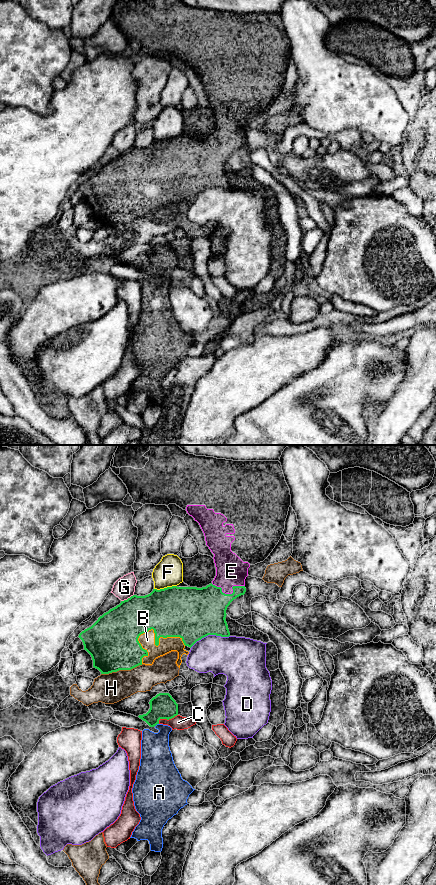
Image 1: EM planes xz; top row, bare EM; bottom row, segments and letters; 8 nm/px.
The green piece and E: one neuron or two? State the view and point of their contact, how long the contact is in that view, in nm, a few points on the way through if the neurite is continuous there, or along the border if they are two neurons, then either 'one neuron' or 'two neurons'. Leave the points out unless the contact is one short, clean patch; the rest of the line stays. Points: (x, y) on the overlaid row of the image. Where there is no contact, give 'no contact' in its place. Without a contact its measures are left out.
meets green in xz at (229, 594); contact 280 nm long; runs through xz (203, 610), (219, 594), (229, 594), (231, 571); one neuron

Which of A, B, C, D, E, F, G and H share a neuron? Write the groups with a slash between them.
A B E / C / D / F / G / H

